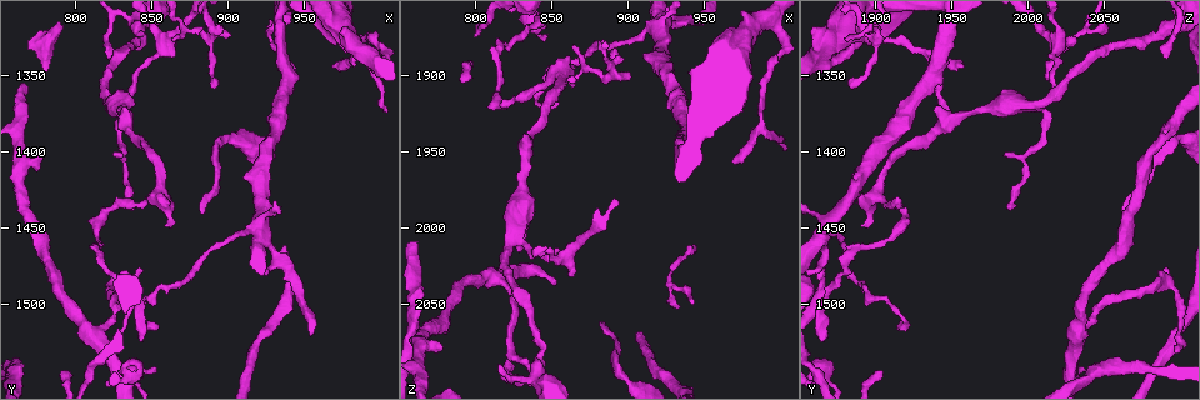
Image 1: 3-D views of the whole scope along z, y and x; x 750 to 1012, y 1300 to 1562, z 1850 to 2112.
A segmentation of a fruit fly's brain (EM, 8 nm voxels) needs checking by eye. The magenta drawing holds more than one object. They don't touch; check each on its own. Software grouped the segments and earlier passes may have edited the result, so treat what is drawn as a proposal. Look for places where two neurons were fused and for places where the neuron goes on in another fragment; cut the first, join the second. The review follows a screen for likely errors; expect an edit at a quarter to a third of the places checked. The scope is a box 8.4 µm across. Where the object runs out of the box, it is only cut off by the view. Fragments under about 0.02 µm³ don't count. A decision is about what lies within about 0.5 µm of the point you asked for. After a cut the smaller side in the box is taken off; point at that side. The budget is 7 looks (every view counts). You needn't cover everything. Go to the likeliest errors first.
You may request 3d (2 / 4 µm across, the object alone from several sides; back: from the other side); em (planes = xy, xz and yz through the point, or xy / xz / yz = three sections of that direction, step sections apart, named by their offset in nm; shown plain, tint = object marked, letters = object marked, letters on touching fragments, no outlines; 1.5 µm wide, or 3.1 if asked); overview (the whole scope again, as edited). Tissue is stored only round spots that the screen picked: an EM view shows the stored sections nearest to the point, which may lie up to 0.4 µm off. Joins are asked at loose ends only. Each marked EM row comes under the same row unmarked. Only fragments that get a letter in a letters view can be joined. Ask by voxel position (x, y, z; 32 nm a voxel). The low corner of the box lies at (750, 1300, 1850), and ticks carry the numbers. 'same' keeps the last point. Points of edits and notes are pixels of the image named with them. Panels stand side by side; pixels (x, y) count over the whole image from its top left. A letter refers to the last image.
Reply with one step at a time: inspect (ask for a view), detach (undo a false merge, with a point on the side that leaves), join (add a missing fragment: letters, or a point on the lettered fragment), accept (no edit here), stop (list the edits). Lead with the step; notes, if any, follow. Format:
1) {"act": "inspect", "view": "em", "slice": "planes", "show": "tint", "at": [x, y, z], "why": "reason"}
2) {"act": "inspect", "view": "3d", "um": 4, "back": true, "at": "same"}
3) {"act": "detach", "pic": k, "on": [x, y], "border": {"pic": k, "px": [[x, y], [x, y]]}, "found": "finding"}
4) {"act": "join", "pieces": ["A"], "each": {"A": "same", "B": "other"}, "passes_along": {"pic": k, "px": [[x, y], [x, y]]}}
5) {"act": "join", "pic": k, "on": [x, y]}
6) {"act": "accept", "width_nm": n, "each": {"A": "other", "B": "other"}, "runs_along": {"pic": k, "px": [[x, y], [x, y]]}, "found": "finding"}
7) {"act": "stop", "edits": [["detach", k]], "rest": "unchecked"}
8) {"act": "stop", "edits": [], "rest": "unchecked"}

{"act": "inspect", "view": "3d", "um": 2, "at": [864, 1324, 1882]}

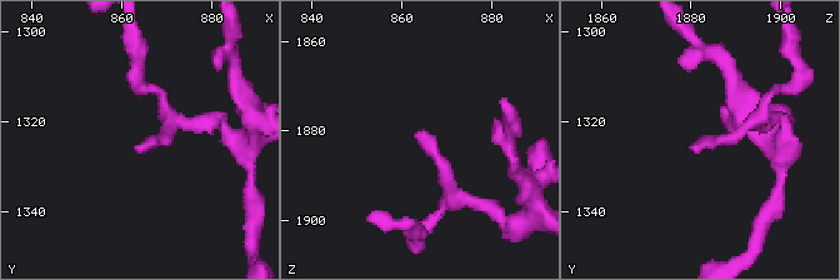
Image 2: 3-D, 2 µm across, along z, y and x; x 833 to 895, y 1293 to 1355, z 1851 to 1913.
{"act": "inspect", "view": "em", "slice": "xz", "step": 4, "show": "tint", "at": [863, 1326, 1881]}

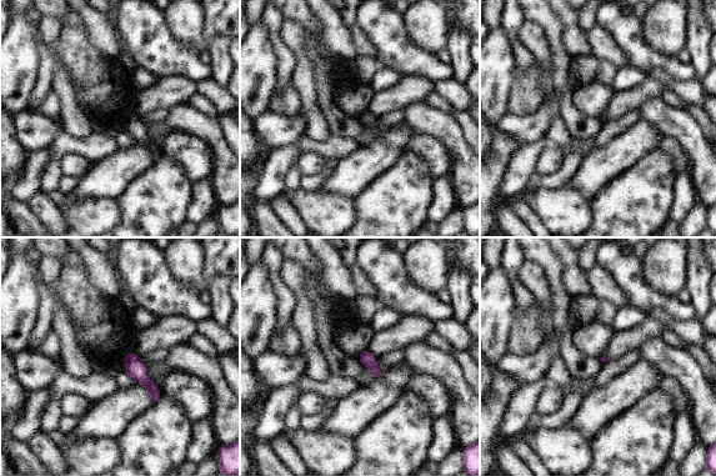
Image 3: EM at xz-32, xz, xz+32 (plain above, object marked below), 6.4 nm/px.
{"act": "inspect", "view": "em", "slice": "planes", "show": "letters", "at": "same"}

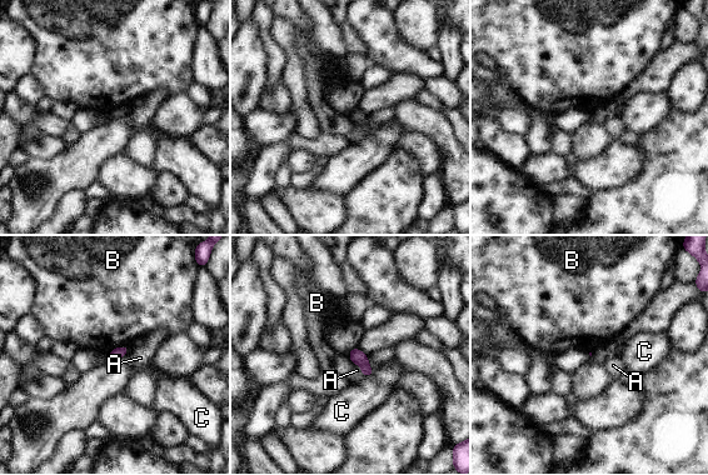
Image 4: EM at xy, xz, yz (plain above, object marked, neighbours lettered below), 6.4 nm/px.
{"act": "accept", "each": {"A": "other", "B": "other", "C": "other"}, "border": {"pic": 4, "px": [[128, 345], [114, 348], [106, 353]]}, "found": "none of them fits"}

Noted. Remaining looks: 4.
{"act": "inspect", "view": "em", "slice": "planes", "show": "tint", "at": [824, 1368, 2006], "why": "looks like a crossing"}

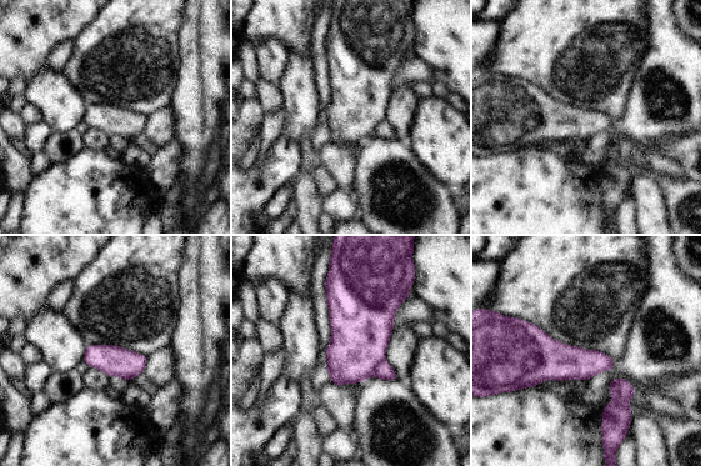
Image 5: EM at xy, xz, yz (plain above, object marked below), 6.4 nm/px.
{"act": "inspect", "view": "em", "slice": "planes", "show": "letters", "at": "same", "why": "what lies round it"}

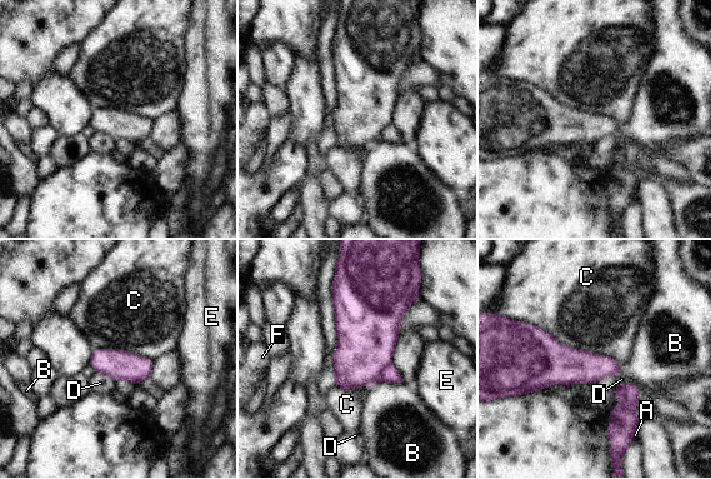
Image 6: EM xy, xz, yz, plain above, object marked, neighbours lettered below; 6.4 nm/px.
{"act": "detach", "pic": 6, "on": [366, 335], "each": {"A": "other", "B": "other", "C": "other", "D": "other", "E": "other", "F": "other"}, "border": {"pic": 6, "px": [[390, 363], [382, 369], [379, 378]]}, "found": "a second neuron is stuck on"}

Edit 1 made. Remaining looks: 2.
{"act": "inspect", "view": "em", "slice": "xz", "step": 8, "show": "letters", "at": [884, 1440, 2060], "why": "end of a long branch"}

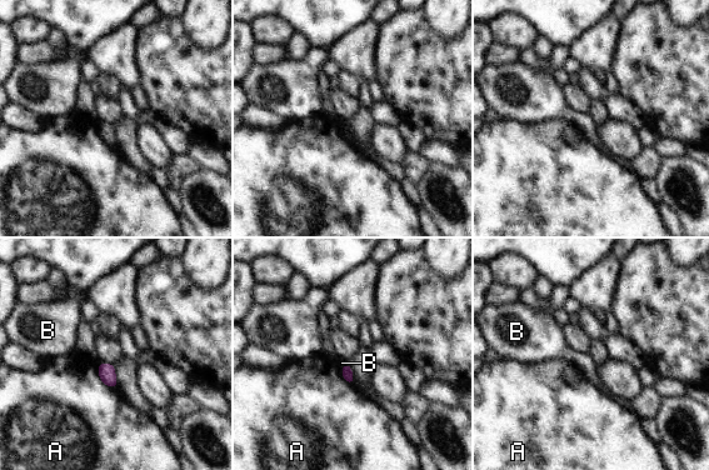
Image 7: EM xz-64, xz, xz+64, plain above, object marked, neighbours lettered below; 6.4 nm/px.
{"act": "inspect", "view": "em", "slice": "planes", "show": "letters", "at": "same", "why": "another direction"}

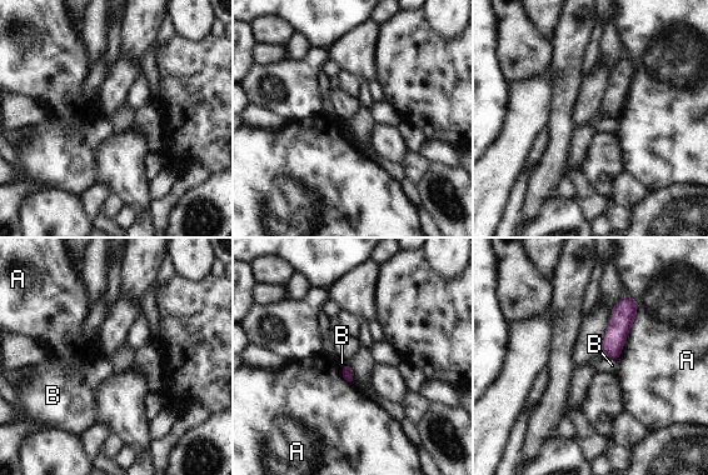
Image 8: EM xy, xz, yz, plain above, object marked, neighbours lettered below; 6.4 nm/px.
{"act": "accept", "each": {"A": "other", "B": "other"}, "border": {"pic": 8, "px": [[606, 356], [619, 359]]}, "found": "no lettered fragment goes on from it"}

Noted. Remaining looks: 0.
{"act": "stop", "edits": [["detach", 6]], "rest": "unchecked"}

